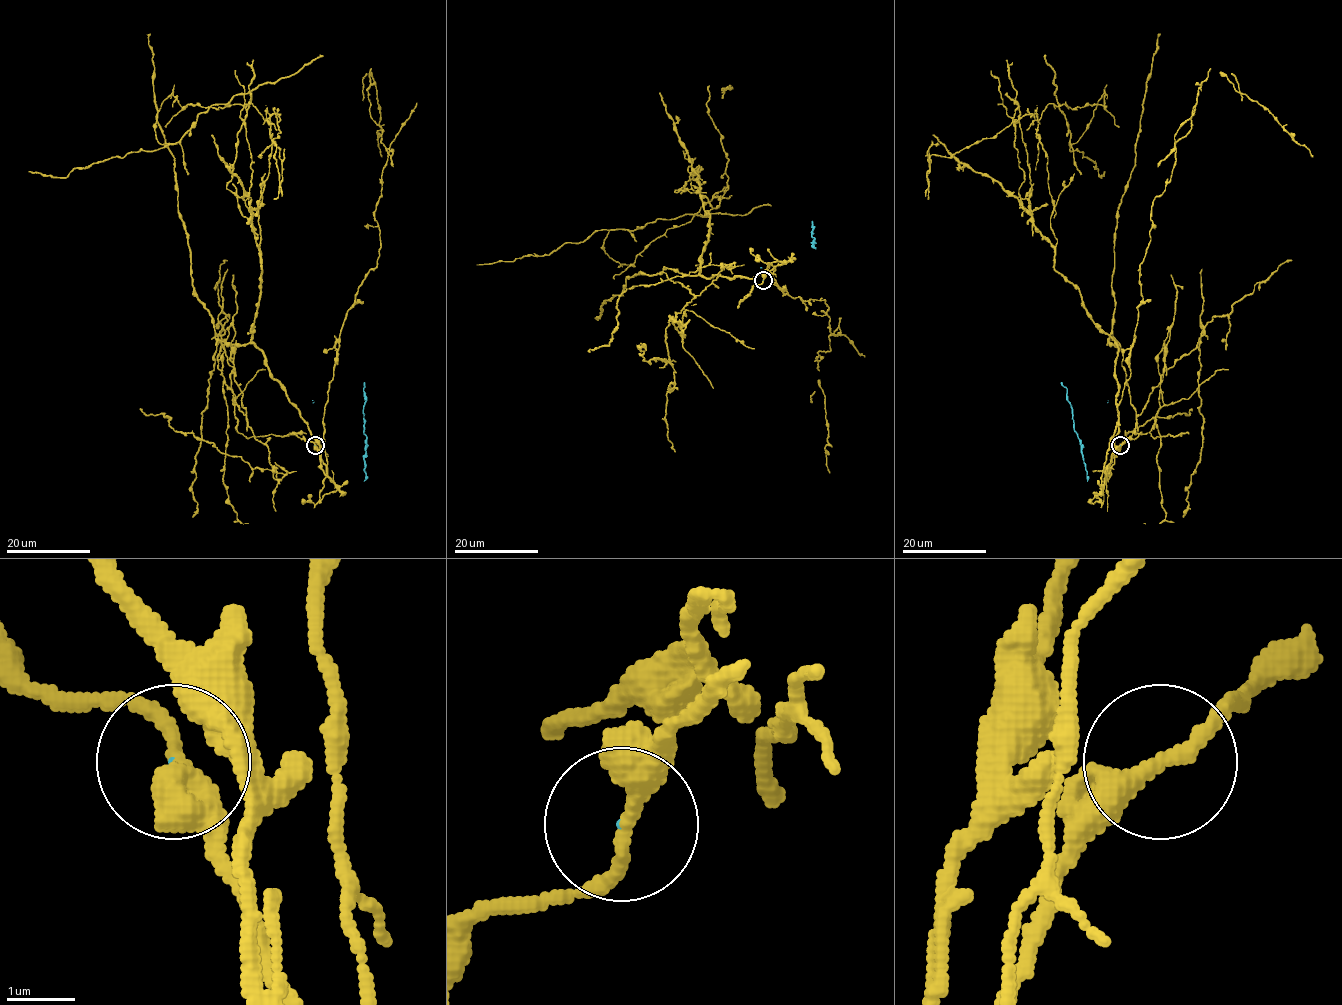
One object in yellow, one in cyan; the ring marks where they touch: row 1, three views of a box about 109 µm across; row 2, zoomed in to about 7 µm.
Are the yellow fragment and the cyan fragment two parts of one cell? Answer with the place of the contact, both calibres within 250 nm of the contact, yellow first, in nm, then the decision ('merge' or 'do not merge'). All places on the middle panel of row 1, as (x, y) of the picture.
(763, 280) | 280/20 nm | do not merge

